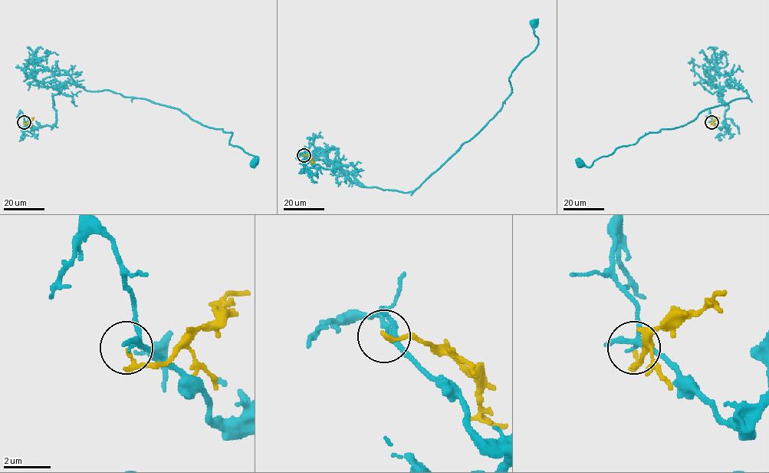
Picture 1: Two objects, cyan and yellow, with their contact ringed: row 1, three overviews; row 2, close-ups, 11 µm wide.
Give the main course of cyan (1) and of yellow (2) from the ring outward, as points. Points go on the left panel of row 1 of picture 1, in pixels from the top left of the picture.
1: (24, 122), (53, 125), (54, 96), (69, 81), (178, 108), (230, 132), (228, 143), (257, 157), (254, 163)
2: (23, 122), (27, 124), (34, 117)

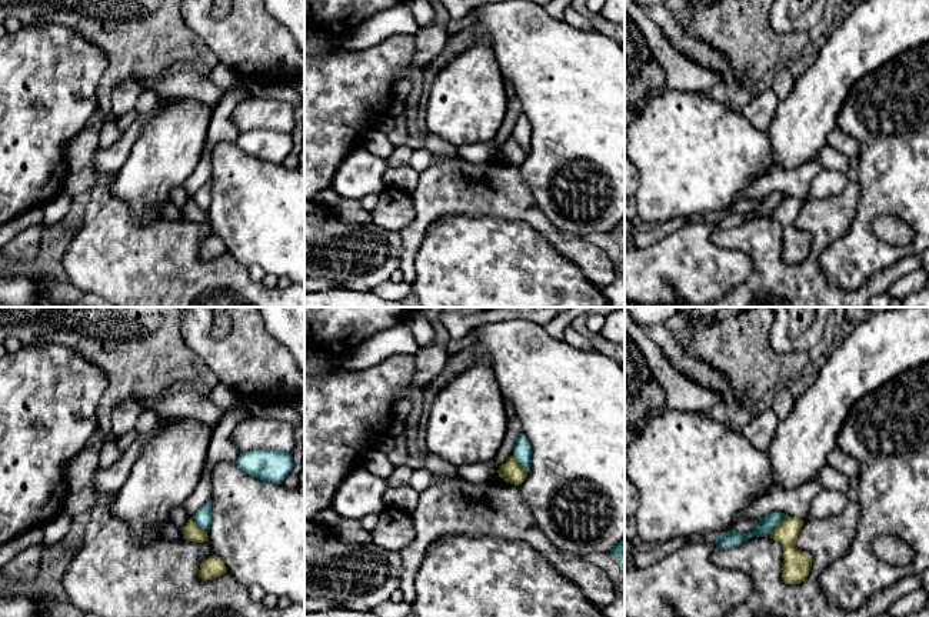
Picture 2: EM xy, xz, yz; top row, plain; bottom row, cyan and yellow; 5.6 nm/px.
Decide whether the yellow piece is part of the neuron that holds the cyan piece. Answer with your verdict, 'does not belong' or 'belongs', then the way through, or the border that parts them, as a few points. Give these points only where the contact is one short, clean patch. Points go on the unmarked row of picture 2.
does not belong | along yz (786, 194), (769, 216)

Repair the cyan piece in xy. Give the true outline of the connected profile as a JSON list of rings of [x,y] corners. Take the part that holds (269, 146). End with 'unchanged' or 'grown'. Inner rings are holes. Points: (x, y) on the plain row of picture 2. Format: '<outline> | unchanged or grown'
[[[253,130],[240,133],[237,147],[257,160],[282,164],[294,147],[292,133]]] | unchanged

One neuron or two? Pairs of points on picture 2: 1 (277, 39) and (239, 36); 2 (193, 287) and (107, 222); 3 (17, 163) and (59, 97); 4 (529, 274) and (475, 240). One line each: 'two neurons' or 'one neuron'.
1: one neuron
2: one neuron
3: one neuron
4: one neuron

